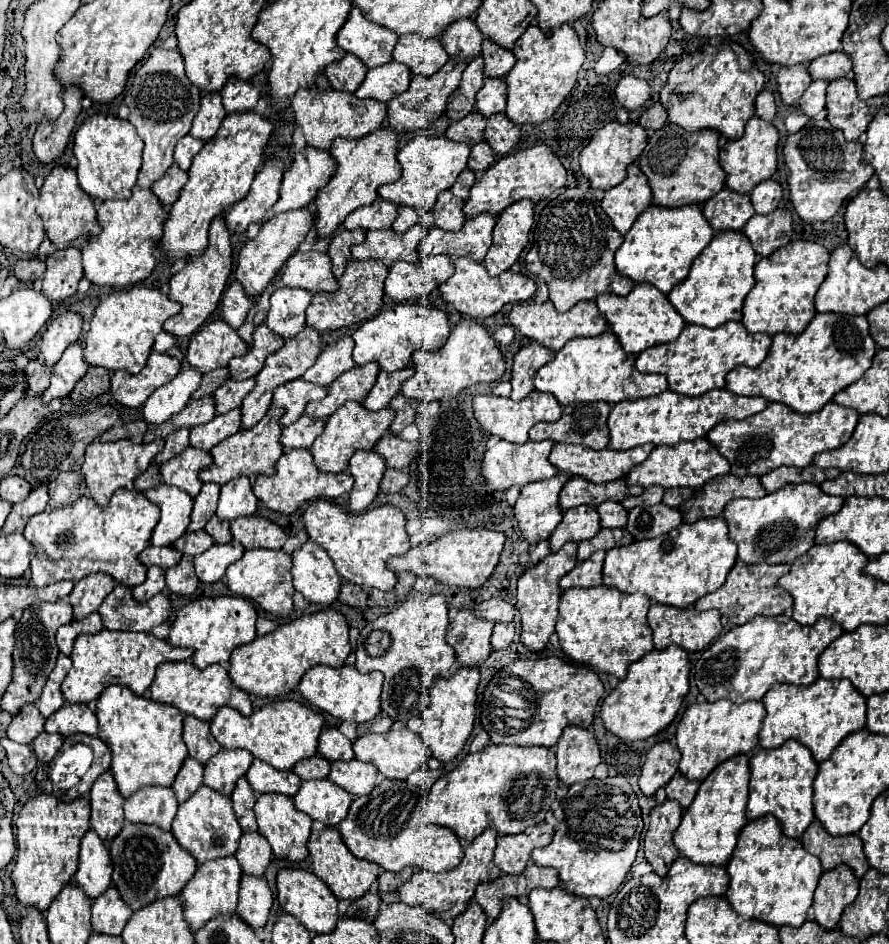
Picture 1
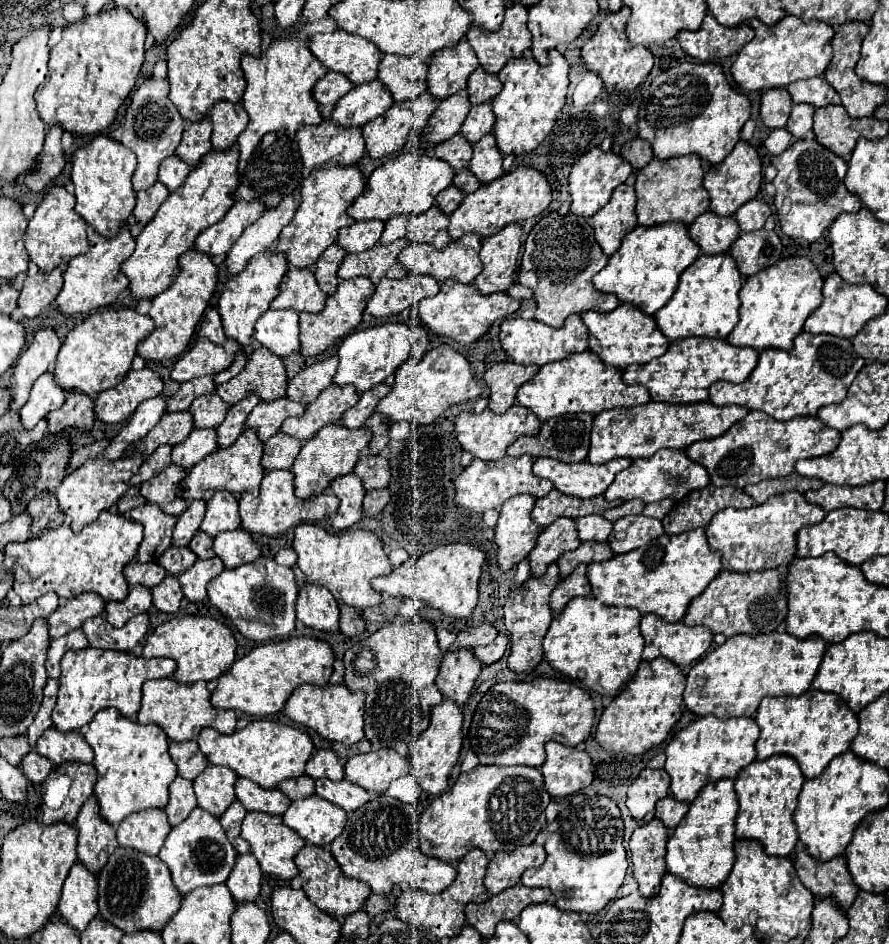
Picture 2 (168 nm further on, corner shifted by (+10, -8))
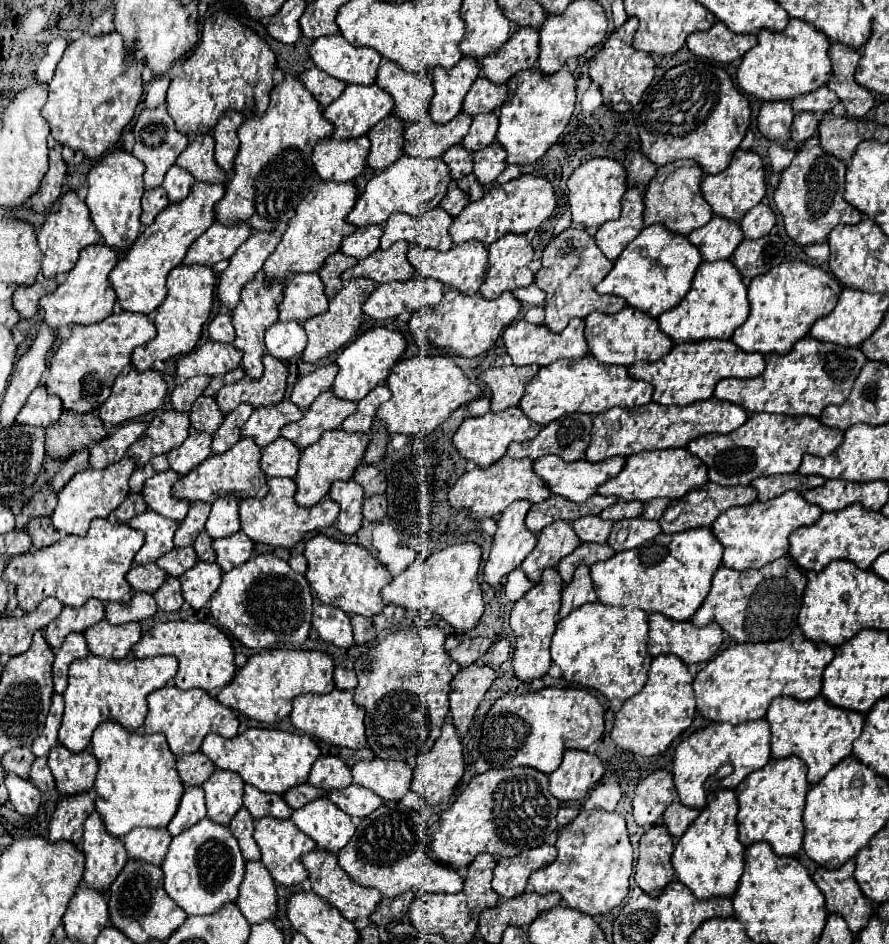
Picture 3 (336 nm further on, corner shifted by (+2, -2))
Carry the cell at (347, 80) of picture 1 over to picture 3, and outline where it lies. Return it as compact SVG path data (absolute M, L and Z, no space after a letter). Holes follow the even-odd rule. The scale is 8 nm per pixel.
M310 68L310 70L304 70L300 76L300 82L302 86L320 102L320 106L328 106L332 104L346 88L344 82L328 76L326 72L320 72L318 68Z

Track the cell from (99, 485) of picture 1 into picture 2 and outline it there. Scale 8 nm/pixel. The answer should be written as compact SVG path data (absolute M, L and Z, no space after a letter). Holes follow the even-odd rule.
M136 454L134 458L120 458L116 462L110 462L106 458L96 458L96 460L84 462L80 468L76 468L72 474L68 474L62 480L62 484L58 486L56 496L58 496L60 508L70 518L72 530L80 532L84 526L94 522L102 510L112 508L128 492L130 478L136 474L136 470L140 468L142 462L144 462L144 458L140 454Z

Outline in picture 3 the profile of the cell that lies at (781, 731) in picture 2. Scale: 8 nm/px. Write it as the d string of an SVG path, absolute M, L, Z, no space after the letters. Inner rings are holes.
M780 696L770 704L766 720L772 732L772 756L798 756L804 760L808 766L808 782L812 786L818 784L840 760L852 754L852 744L864 728L864 716L858 712L844 712L842 708L830 708L824 704L822 696L810 702L798 702L788 696Z

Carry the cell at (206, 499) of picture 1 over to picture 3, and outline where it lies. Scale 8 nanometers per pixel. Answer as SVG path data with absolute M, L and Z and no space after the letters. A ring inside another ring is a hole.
M196 502L190 506L188 516L184 522L180 522L176 534L174 534L174 546L176 548L184 548L184 546L192 546L196 536L204 530L204 524L208 520L210 514L210 504L208 502Z

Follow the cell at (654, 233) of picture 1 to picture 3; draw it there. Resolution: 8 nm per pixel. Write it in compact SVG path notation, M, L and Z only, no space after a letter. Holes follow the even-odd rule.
M654 224L652 228L644 228L622 250L610 274L596 286L596 292L620 296L628 306L638 308L652 318L658 318L660 314L678 306L688 294L700 262L700 252L688 244L686 236L672 236L672 232L664 232L664 228L658 228L658 224Z

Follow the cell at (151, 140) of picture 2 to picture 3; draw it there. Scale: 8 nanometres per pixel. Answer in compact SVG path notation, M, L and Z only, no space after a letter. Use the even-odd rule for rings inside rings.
M166 104L158 106L156 110L144 110L138 118L138 122L134 124L134 138L136 138L136 144L134 144L134 150L132 154L142 160L146 164L146 172L144 172L144 186L150 190L150 188L158 188L162 186L162 180L164 180L164 174L168 172L168 168L176 162L176 158L182 154L182 150L188 146L188 138L180 132L176 132L170 116L168 116L168 110L166 110Z

